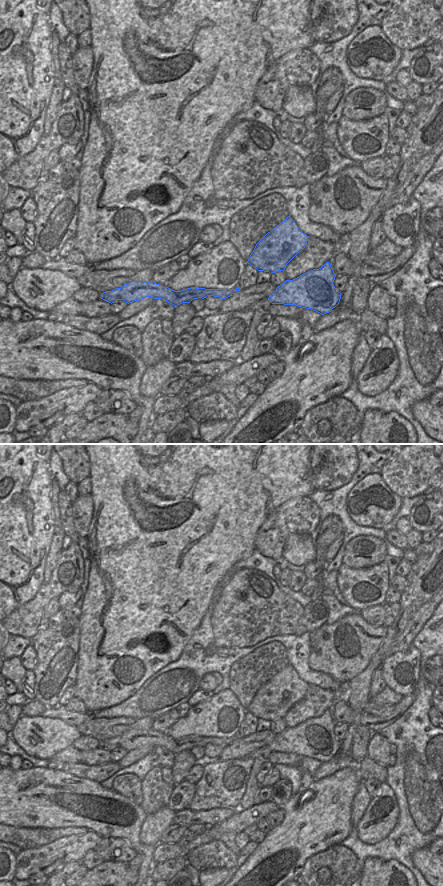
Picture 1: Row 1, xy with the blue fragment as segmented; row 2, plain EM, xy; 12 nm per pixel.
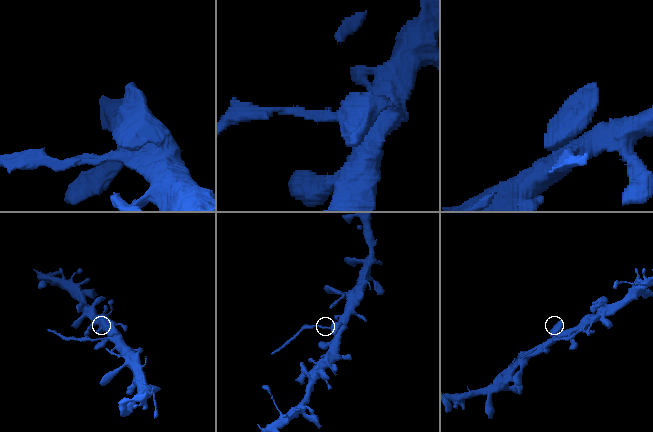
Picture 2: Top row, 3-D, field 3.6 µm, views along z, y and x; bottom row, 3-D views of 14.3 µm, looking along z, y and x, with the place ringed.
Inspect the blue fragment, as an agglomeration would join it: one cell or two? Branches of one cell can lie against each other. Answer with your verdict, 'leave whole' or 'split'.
split

